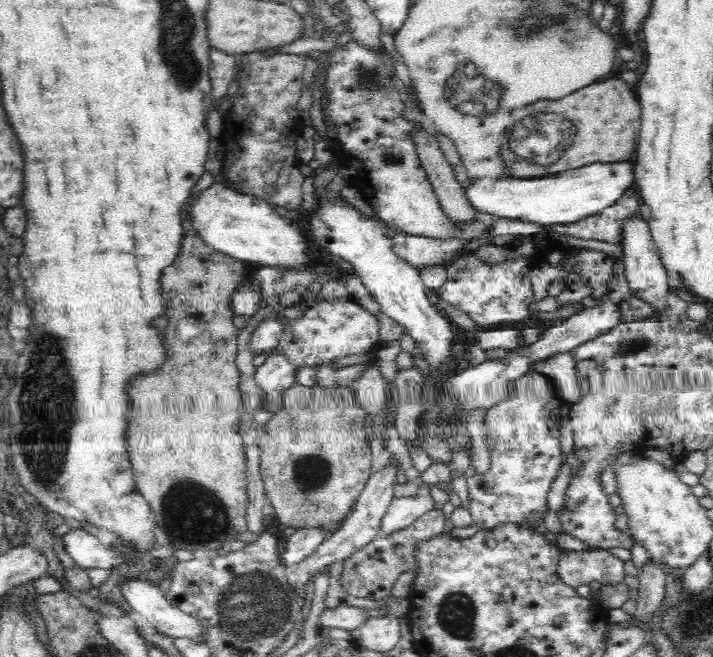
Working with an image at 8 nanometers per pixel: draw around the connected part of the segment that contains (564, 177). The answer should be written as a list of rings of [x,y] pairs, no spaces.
[[[591,162],[582,168],[560,172],[558,176],[520,178],[478,178],[466,192],[474,210],[483,210],[498,218],[528,220],[547,227],[569,225],[608,206],[614,206],[628,188],[635,184],[634,162]]]

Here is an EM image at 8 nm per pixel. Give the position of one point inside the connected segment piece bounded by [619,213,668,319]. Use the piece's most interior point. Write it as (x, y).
(646, 276)

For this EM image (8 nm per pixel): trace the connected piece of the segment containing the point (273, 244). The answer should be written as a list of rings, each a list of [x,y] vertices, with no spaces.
[[[213,184],[192,206],[192,228],[200,232],[203,242],[210,248],[238,259],[250,262],[252,268],[278,268],[283,271],[300,272],[311,266],[308,248],[310,245],[300,229],[288,224],[287,217],[281,217],[273,206],[251,194],[230,191],[224,185]]]

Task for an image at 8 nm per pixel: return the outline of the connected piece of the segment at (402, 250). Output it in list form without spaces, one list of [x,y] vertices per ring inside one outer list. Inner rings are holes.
[[[398,234],[391,240],[393,241],[392,249],[396,255],[418,270],[426,265],[448,264],[454,256],[459,256],[455,253],[456,250],[468,244],[456,239],[436,241],[404,234]]]

